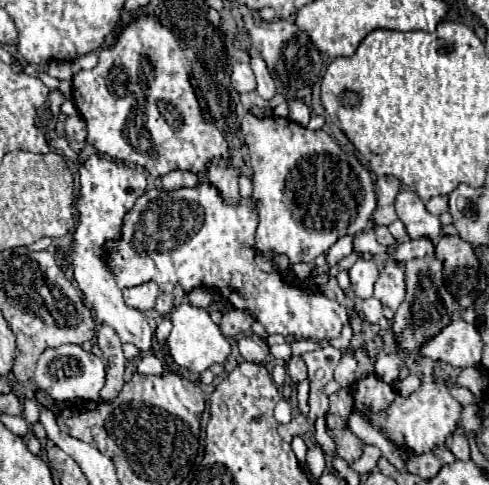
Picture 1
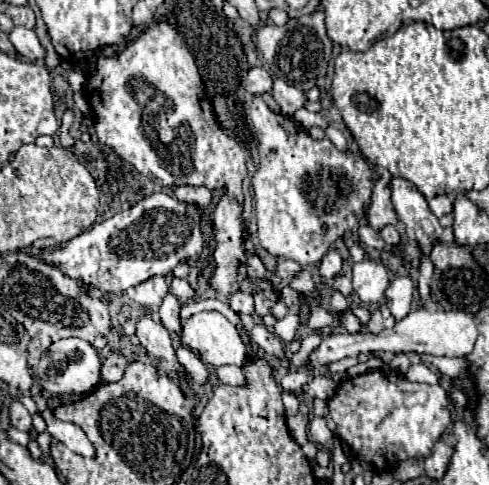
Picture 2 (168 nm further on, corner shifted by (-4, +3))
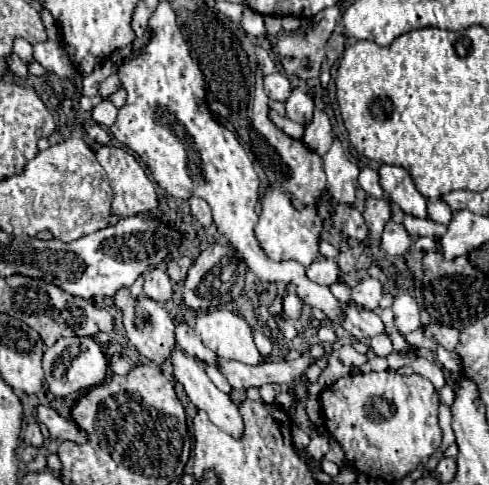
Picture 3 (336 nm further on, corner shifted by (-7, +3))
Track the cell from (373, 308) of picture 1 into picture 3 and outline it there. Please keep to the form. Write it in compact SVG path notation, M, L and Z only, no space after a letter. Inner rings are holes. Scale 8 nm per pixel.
M377 334L369 340L369 346L371 350L377 354L377 356L389 356L393 352L393 346L391 346L391 340L387 338L387 334Z

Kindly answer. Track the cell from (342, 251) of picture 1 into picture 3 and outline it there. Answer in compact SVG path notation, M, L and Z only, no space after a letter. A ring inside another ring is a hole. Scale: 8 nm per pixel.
M325 258L325 260L319 260L319 262L311 264L309 270L307 270L307 276L309 276L313 282L317 282L317 284L331 286L335 280L339 280L339 278L345 276L345 274L341 272L341 268L337 266L335 260Z

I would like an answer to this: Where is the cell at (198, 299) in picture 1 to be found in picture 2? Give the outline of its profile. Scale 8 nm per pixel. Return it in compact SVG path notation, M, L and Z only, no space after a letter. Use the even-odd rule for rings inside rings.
M172 278L172 284L170 284L170 292L174 292L174 296L178 300L190 300L194 296L194 290L190 288L190 284L186 280L180 280L180 278Z

